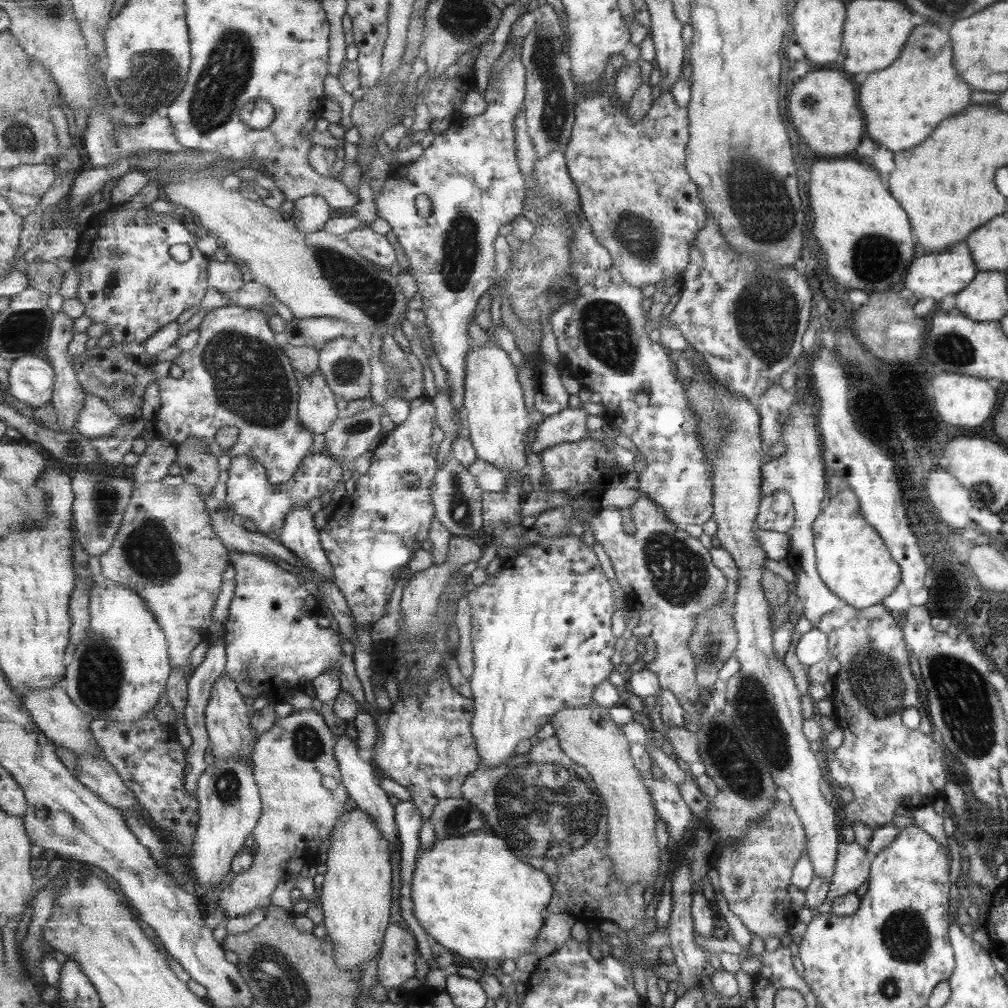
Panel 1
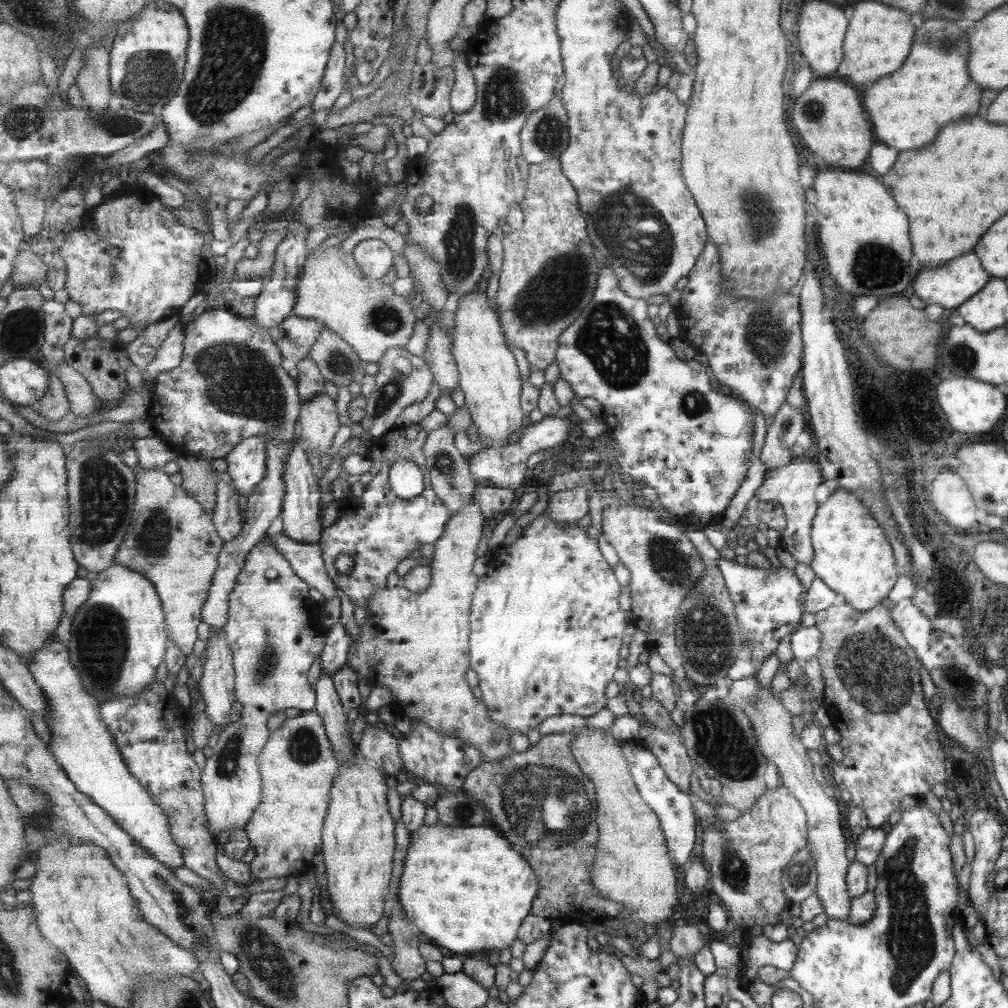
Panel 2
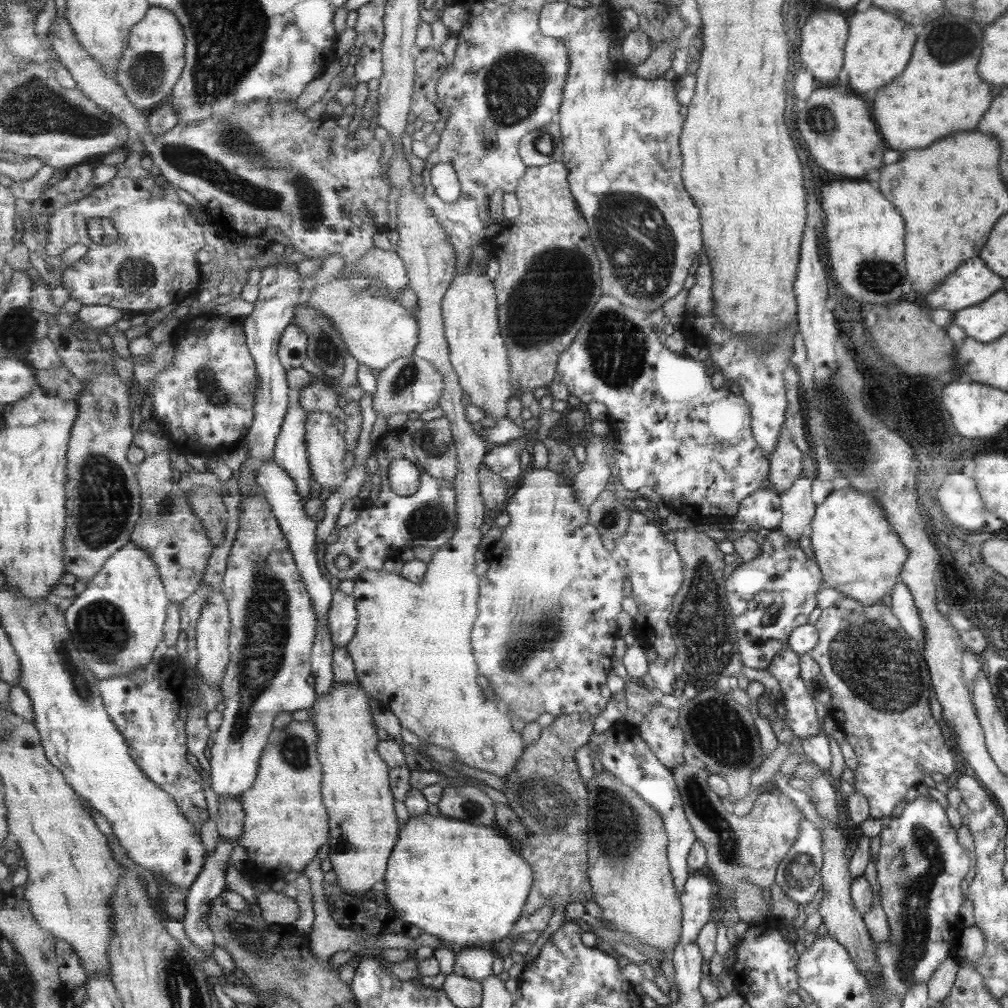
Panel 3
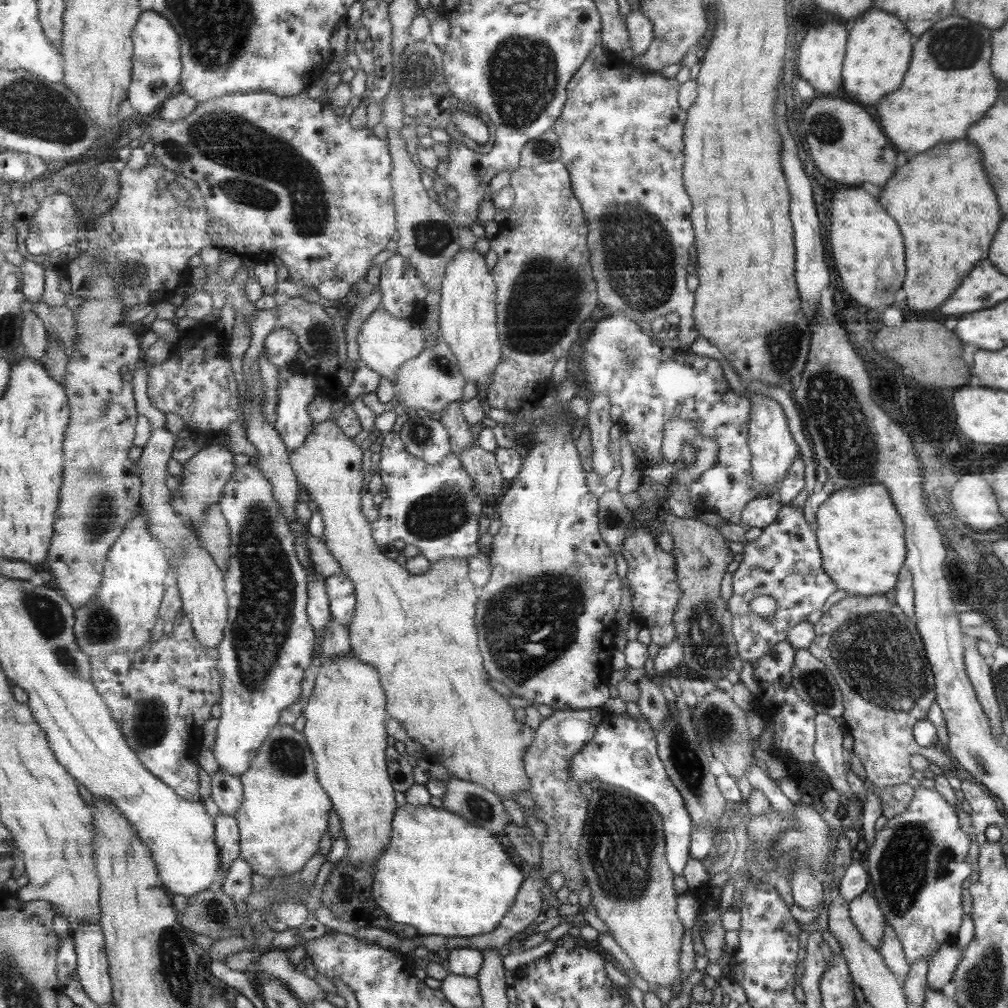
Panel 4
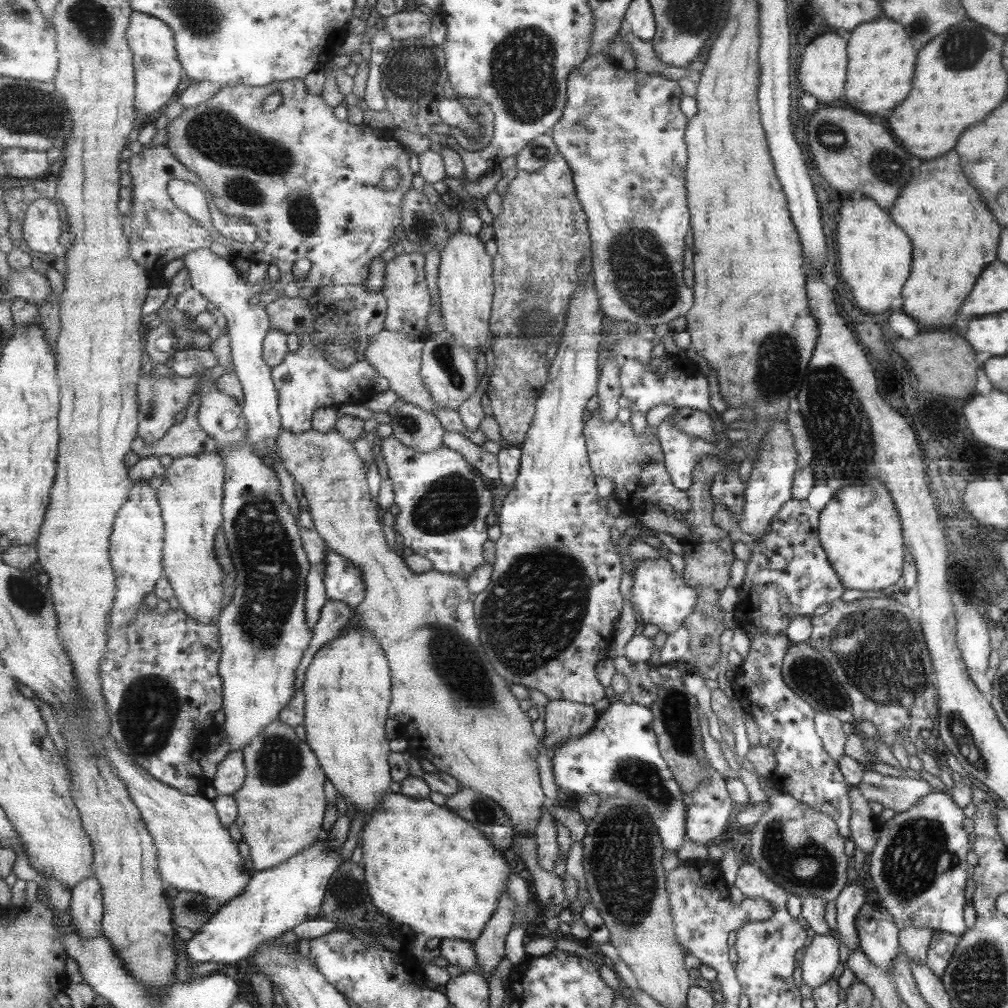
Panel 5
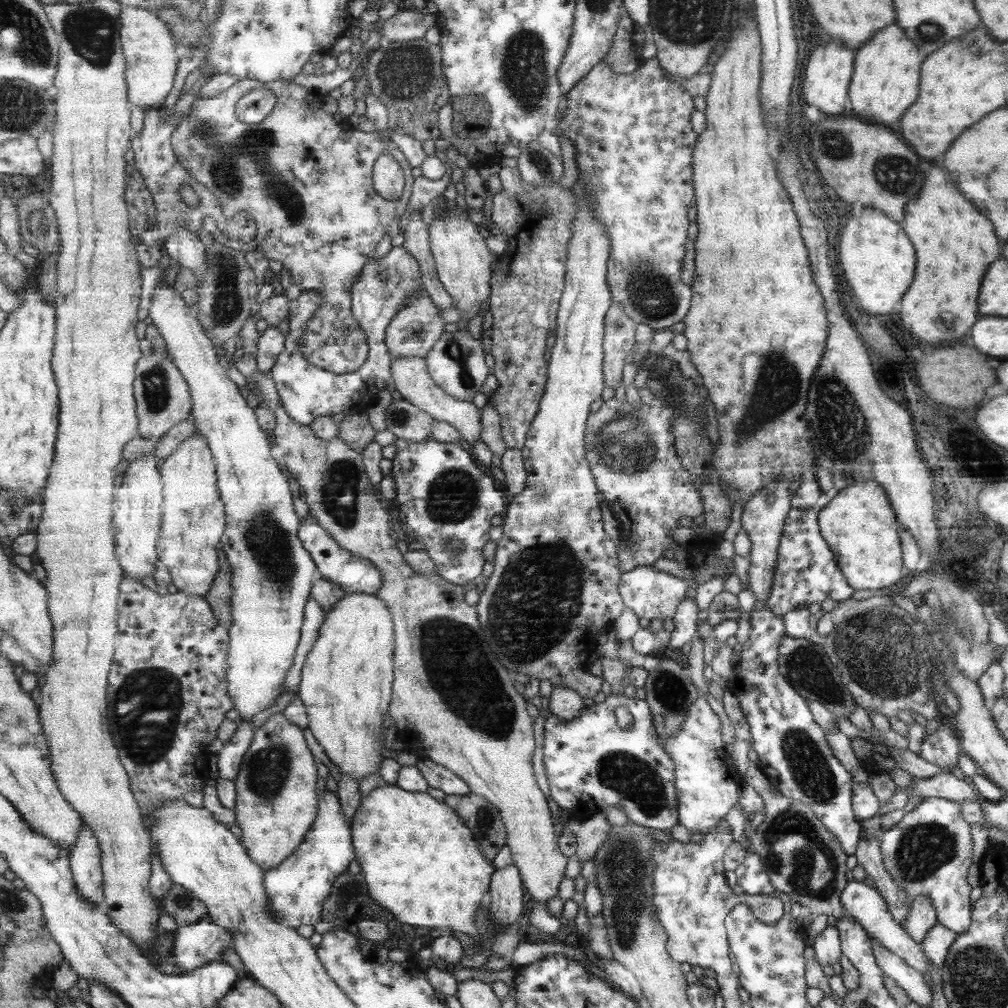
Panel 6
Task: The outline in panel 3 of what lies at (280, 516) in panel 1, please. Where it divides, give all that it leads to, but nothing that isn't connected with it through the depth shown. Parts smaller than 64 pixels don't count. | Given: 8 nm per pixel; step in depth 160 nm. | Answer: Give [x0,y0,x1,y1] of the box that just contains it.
[243,262,304,471]

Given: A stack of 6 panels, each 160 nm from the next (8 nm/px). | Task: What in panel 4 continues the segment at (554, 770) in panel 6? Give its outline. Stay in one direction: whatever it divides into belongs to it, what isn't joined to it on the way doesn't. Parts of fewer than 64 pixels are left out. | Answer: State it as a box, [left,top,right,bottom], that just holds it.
[572,712,693,876]

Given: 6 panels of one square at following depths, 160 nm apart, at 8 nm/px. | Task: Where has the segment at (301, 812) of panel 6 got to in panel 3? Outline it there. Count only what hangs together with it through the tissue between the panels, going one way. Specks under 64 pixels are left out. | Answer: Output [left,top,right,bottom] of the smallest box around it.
[239,711,330,884]

